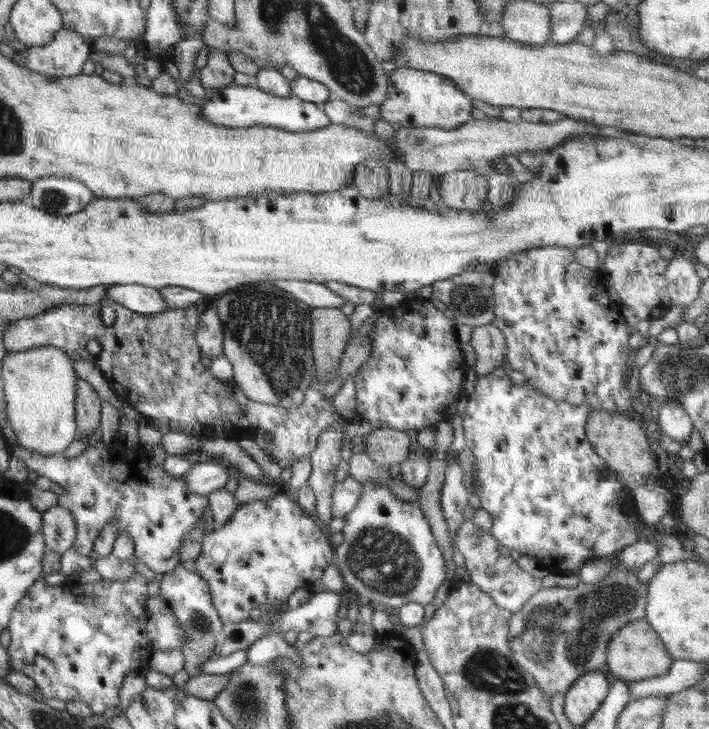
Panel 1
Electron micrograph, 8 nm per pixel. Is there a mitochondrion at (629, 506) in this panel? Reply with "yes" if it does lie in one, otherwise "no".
no

